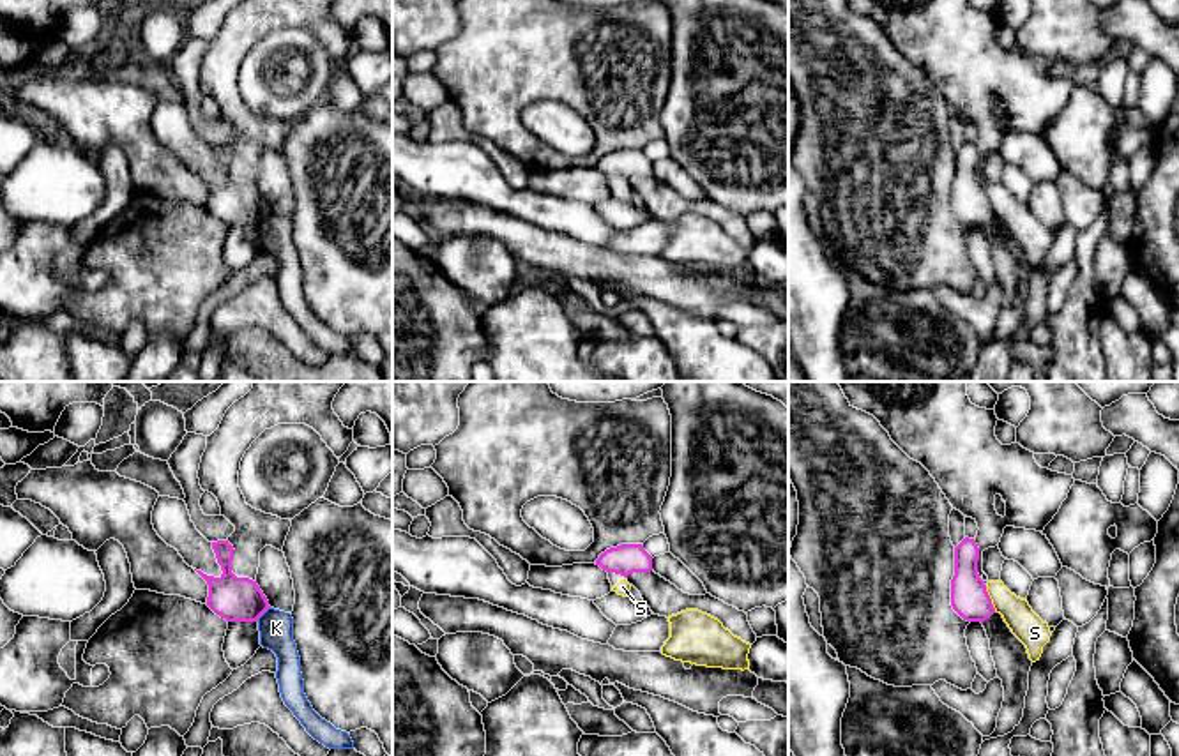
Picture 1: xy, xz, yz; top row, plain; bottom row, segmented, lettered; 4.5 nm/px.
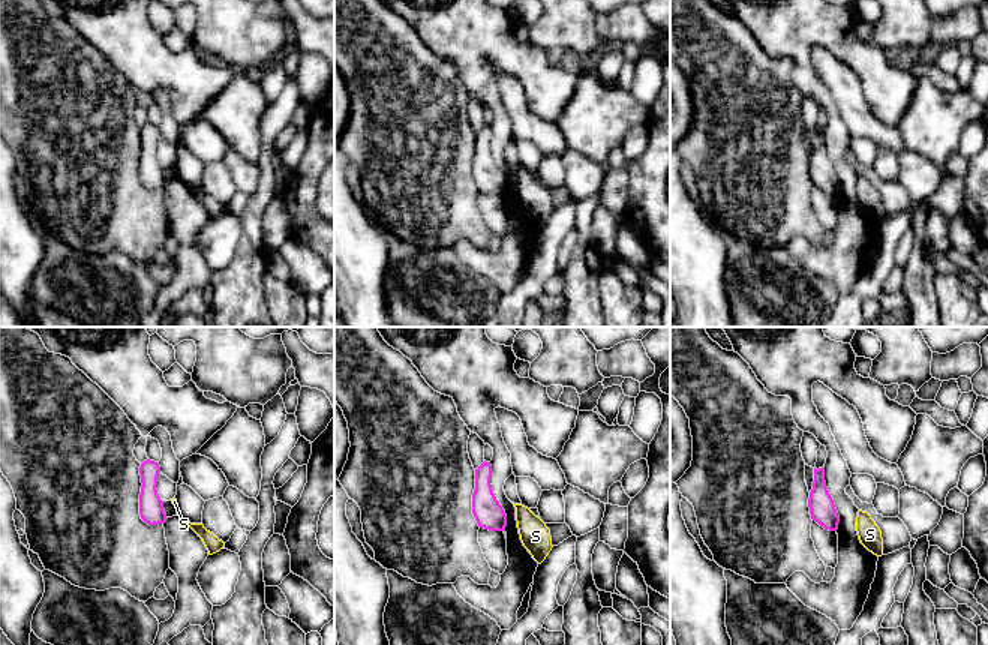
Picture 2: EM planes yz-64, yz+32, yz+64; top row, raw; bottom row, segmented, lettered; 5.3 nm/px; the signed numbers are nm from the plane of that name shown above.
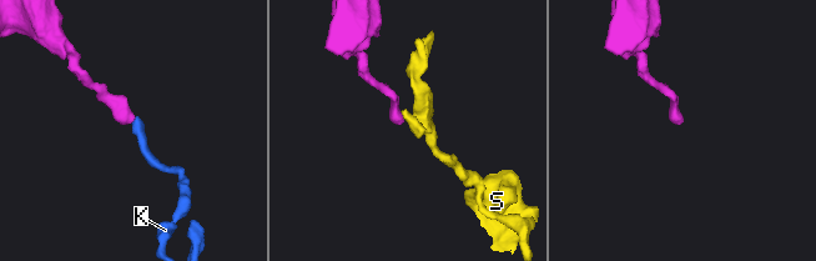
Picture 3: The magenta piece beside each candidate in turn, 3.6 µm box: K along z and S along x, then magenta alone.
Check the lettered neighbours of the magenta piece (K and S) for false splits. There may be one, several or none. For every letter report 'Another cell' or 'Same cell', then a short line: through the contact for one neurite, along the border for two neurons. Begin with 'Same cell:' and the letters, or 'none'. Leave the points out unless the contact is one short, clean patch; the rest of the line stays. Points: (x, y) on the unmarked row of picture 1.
Same cell: none
K: Another cell. Line: xy (269, 211), (257, 225)
S: Another cell. Line: yz (985, 189), (996, 214)

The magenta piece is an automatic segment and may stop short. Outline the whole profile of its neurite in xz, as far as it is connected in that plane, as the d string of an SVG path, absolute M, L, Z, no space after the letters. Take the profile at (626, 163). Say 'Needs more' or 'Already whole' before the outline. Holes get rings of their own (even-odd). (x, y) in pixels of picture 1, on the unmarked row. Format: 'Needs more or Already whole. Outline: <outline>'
Already whole. Outline: M620 148L601 157L596 170L606 177L615 177L628 182L633 177L650 177L652 161L642 148Z

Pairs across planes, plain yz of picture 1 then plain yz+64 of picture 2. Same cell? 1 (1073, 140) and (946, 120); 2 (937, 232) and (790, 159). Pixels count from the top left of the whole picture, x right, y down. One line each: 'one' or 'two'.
1: one
2: one

